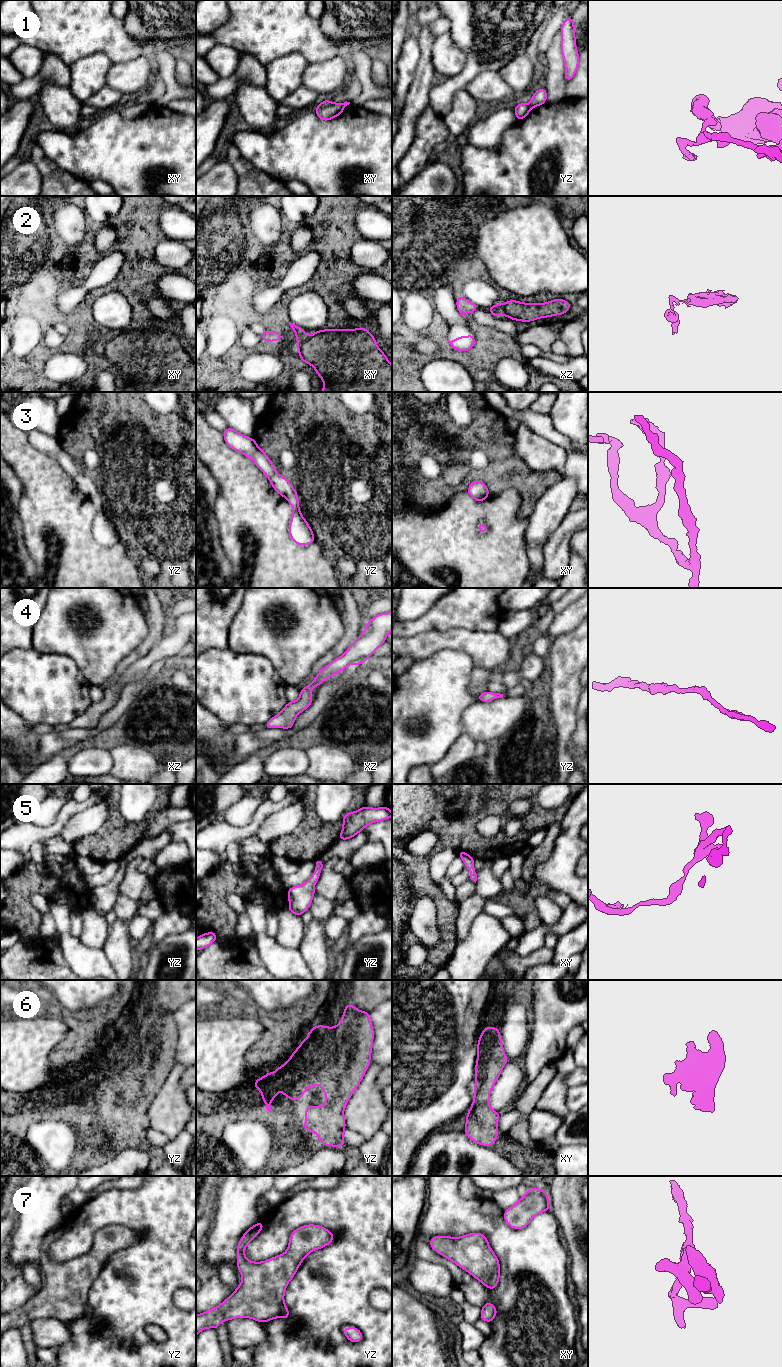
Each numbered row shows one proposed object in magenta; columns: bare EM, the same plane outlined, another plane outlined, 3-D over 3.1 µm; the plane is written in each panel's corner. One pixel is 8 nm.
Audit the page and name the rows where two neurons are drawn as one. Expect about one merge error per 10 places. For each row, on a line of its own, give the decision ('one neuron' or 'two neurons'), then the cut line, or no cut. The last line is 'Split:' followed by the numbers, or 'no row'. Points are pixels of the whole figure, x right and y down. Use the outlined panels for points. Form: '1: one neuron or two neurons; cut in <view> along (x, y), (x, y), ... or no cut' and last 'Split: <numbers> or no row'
1: two neurons; cut in yz along (528, 104), (531, 107)
2: two neurons; cut in xz along (499, 305), (502, 313)
3: one neuron; no cut
4: one neuron; no cut
5: one neuron; no cut
6: one neuron; no cut
7: one neuron; no cut
Split: 1, 2

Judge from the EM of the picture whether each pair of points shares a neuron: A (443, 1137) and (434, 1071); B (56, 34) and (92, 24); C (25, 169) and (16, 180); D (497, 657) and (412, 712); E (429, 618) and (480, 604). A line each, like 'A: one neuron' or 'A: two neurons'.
A: two neurons
B: one neuron
C: one neuron
D: two neurons
E: one neuron

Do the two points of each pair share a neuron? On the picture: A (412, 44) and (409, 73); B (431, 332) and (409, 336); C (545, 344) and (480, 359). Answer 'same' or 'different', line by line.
A: same
B: same
C: different

